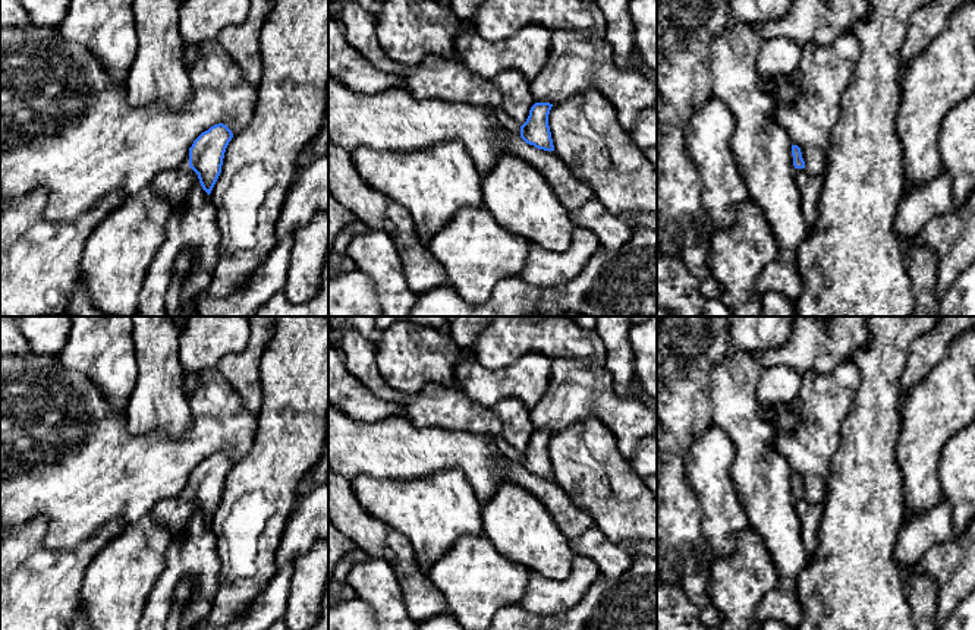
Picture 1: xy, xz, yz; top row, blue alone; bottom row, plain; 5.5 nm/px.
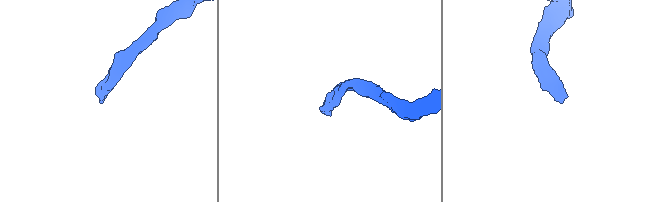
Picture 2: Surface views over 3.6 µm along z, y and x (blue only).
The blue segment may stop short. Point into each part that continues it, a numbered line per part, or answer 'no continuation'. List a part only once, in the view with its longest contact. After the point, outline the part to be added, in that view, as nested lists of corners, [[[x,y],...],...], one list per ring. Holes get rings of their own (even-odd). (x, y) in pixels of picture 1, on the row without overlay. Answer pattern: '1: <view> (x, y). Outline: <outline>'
1: xz (505, 451). Outline: [[[496,438],[496,447],[497,447],[497,457],[504,462],[518,462],[520,464],[520,454],[516,448],[509,445],[503,438]]]

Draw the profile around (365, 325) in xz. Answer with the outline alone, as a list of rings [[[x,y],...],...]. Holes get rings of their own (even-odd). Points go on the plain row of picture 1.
[[[346,316],[346,322],[365,337],[375,336],[375,316]]]

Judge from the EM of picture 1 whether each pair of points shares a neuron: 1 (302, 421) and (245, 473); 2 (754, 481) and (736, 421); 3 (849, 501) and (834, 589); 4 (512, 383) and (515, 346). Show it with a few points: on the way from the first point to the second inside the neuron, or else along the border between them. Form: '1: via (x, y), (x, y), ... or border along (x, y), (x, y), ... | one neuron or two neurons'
1: via (288, 435), (260, 463) | one neuron
2: via (754, 466), (754, 438), (751, 435) | one neuron
3: via (849, 523), (849, 567) | one neuron
4: border along (547, 356), (522, 355), (494, 369), (478, 362) | two neurons

